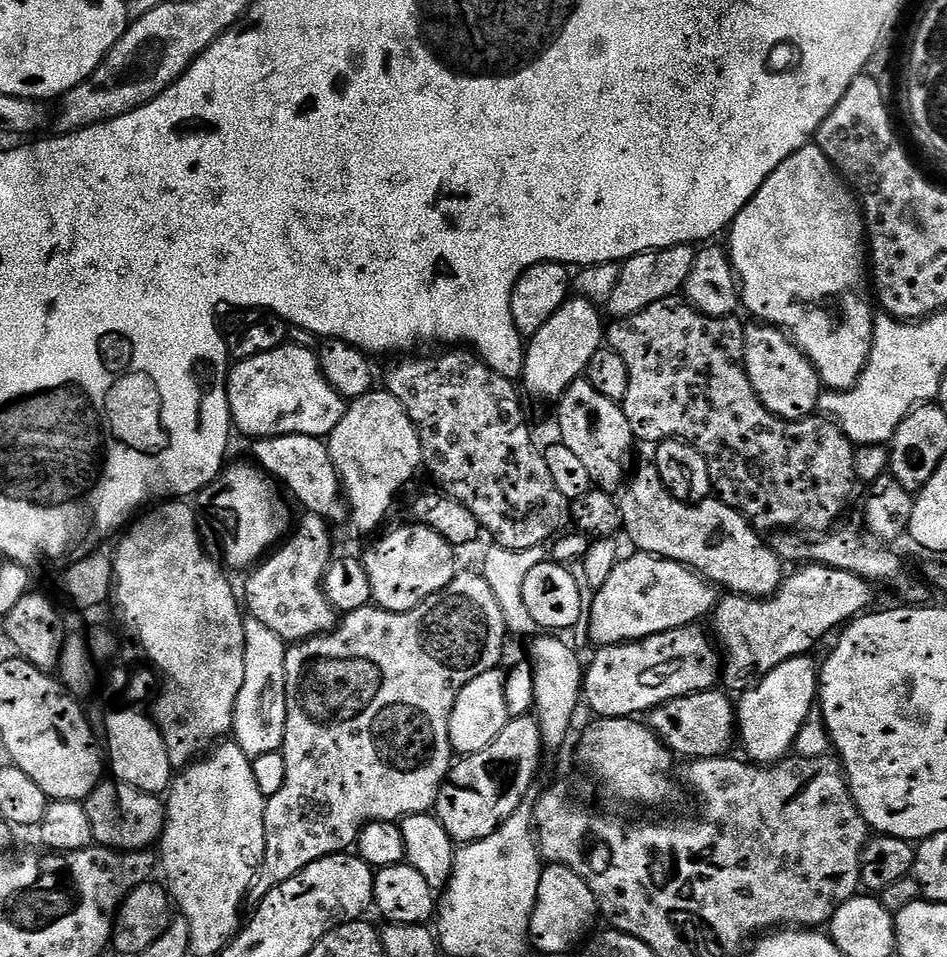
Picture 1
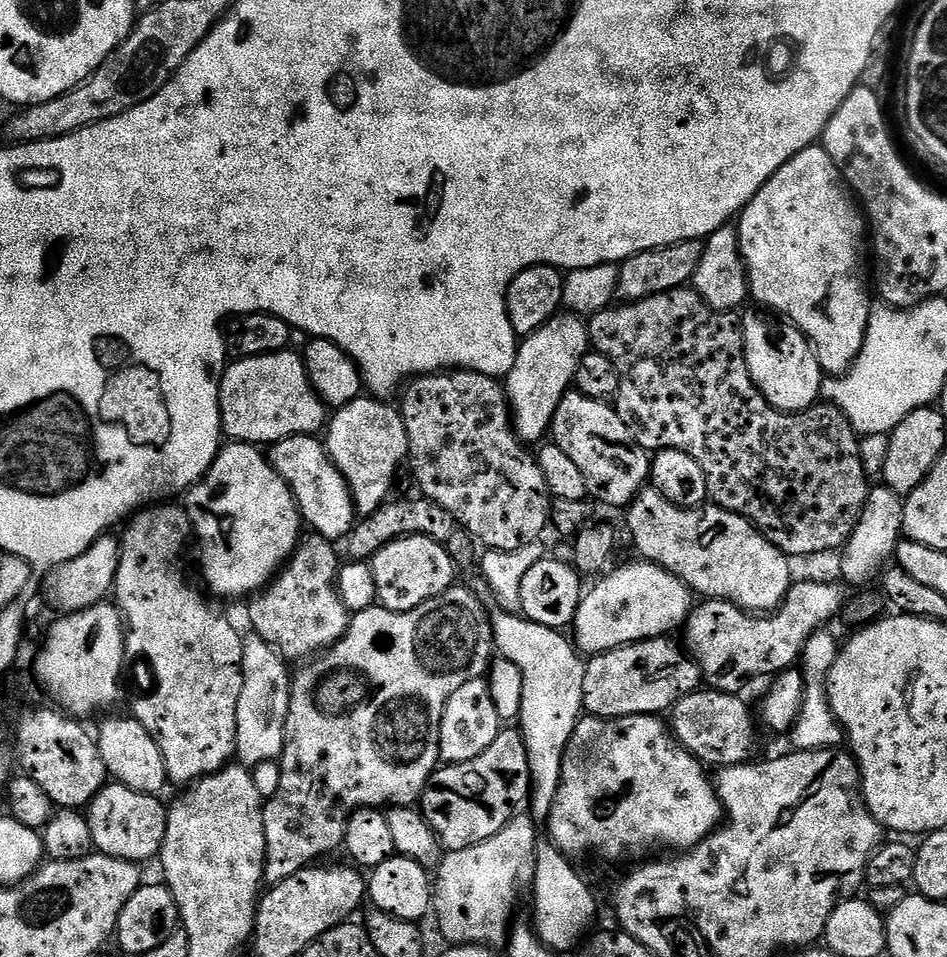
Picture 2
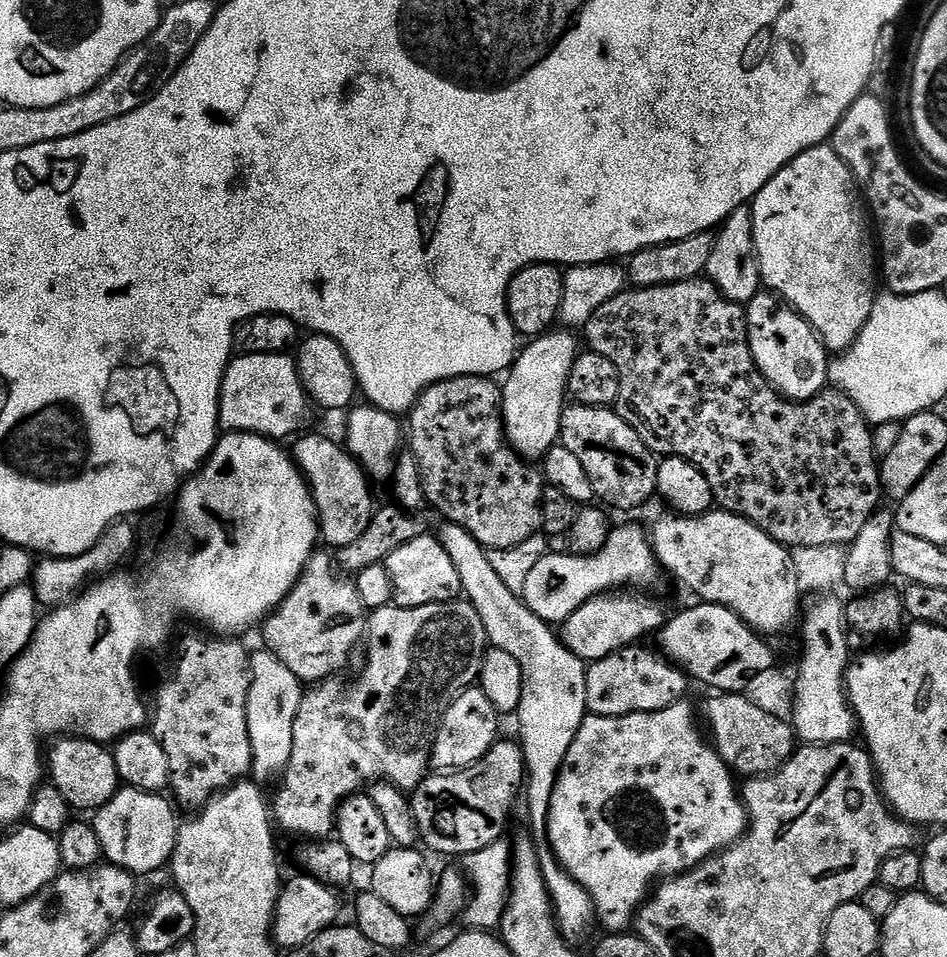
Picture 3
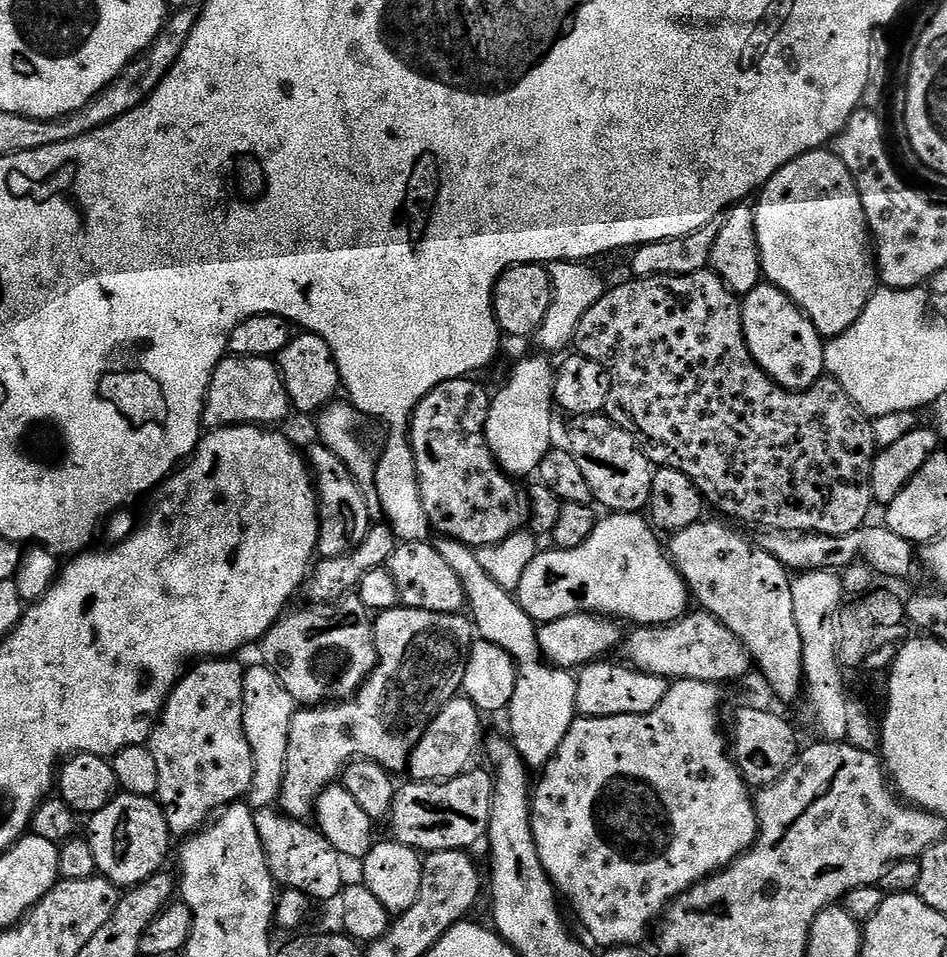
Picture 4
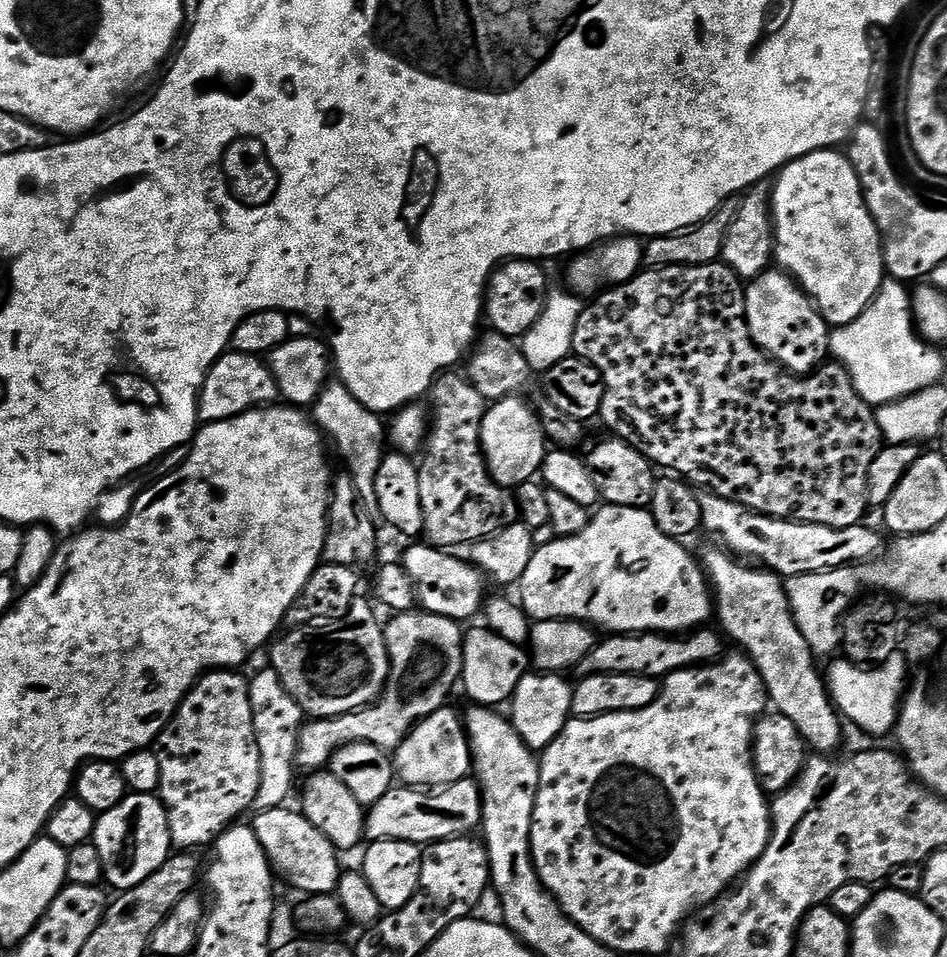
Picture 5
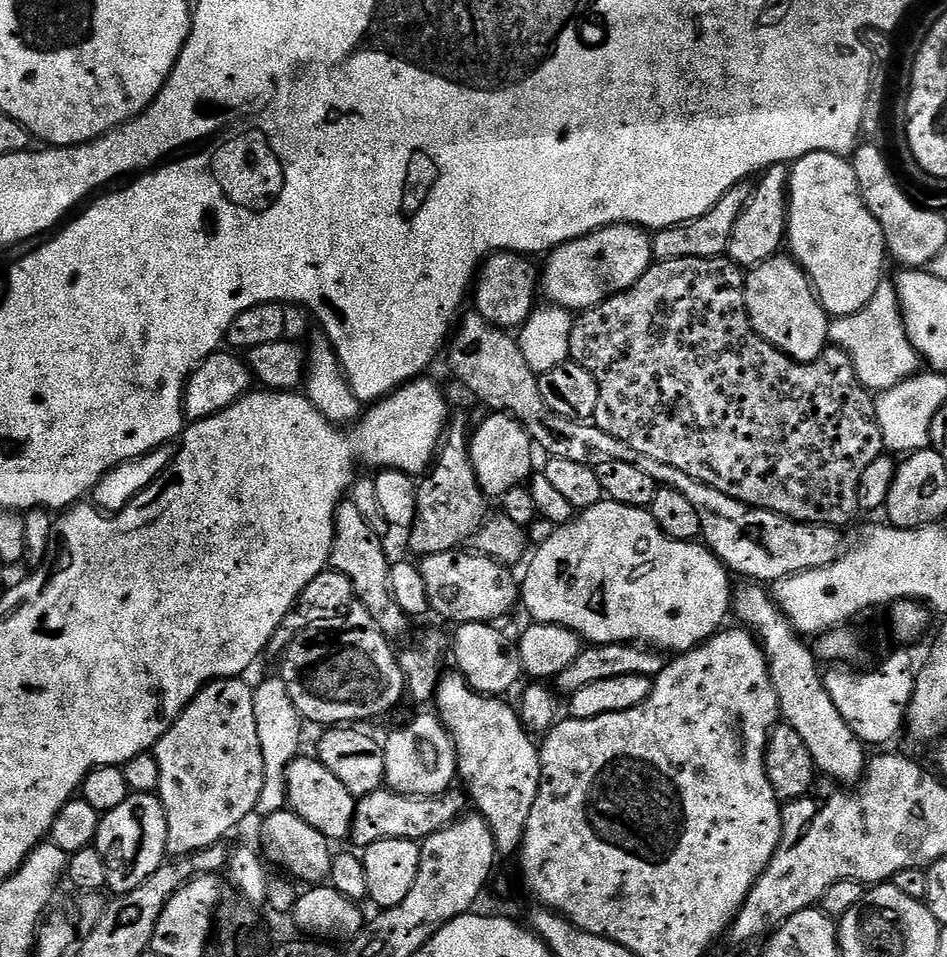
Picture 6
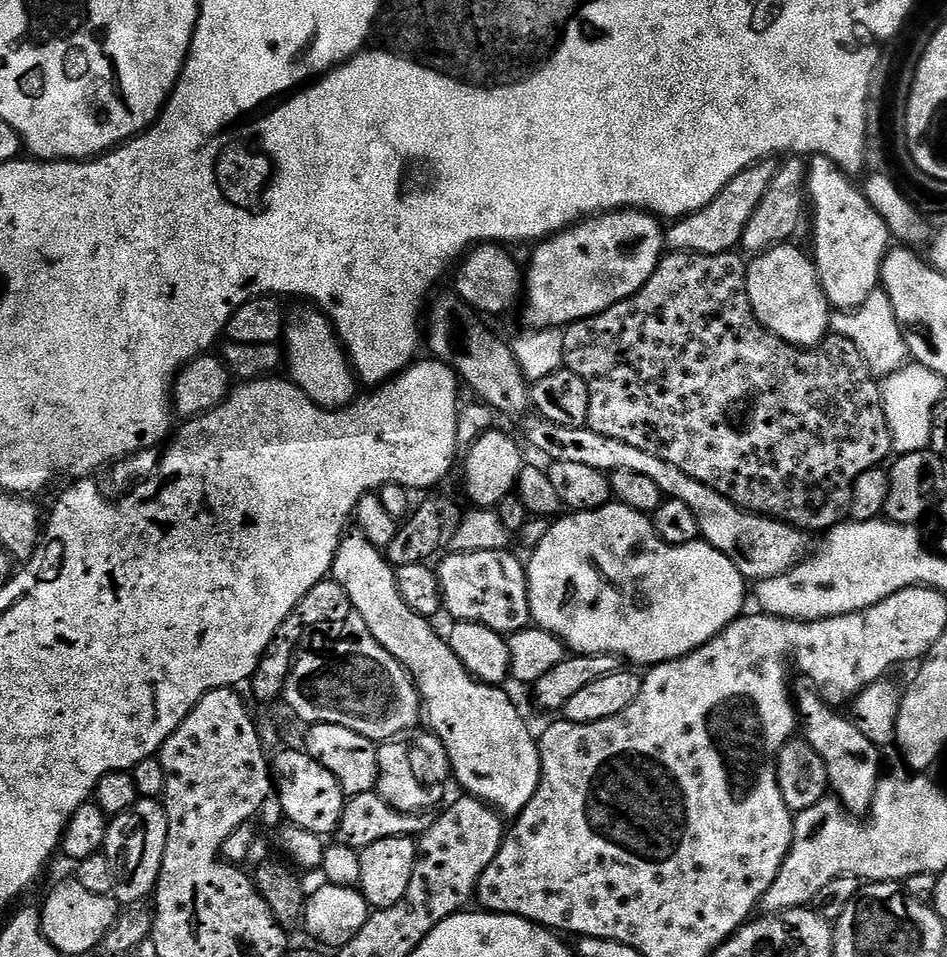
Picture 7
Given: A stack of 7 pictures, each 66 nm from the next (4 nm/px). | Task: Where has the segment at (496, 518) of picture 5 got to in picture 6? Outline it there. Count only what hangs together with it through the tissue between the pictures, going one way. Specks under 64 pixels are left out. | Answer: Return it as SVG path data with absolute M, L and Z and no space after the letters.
M455 420L447 425L435 461L427 475L419 481L416 490L416 517L408 532L408 548L416 558L457 551L463 545L460 544L463 540L468 542L473 539L490 516L489 497L478 486L470 458L470 428L462 421Z

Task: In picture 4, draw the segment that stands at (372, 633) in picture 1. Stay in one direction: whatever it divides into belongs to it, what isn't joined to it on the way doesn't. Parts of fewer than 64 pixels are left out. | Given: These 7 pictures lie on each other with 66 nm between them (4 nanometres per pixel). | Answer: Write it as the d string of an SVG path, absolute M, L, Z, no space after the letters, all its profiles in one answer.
M397 606L375 617L372 633L376 639L376 668L356 695L339 702L301 707L290 722L286 770L278 801L279 811L285 816L307 821L315 813L316 803L325 788L333 787L344 769L357 758L378 762L393 774L403 773L430 722L451 700L461 695L466 662L474 643L474 624L467 615Z

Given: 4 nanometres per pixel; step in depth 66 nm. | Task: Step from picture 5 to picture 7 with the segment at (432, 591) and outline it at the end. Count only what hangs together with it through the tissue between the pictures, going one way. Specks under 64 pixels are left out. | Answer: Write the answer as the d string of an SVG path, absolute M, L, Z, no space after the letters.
M482 550L481 552L452 552L441 564L438 564L440 577L440 595L442 608L449 612L453 621L478 622L490 626L490 630L501 634L520 632L533 623L528 597L528 570L523 559L512 553L512 550Z

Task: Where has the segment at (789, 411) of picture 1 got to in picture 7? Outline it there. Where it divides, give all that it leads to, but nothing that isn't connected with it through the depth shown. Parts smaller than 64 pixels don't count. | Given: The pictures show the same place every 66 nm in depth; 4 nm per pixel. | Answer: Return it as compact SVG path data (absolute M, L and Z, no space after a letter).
M795 243L775 244L755 257L746 268L746 290L748 301L758 318L758 322L778 338L799 348L812 348L822 343L830 332L830 305L820 285L815 263L807 251L795 248Z

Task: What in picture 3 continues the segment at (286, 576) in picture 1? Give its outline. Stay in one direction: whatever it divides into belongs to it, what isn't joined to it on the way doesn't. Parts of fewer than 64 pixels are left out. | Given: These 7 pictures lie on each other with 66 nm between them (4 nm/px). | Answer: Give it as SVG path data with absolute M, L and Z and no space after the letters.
M317 550L305 562L303 572L298 580L288 591L288 596L272 612L268 613L263 621L264 644L263 647L273 652L290 670L290 674L297 676L301 682L323 682L337 675L336 671L348 660L348 652L356 648L356 643L361 643L362 633L366 628L366 609L358 598L353 583L343 584L339 580L334 560L327 551Z

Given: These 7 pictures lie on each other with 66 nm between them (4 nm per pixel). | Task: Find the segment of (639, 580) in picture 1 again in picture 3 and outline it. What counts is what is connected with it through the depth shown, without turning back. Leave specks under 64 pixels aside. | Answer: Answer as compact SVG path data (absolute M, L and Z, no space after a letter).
M616 590L611 594L597 594L592 600L587 600L570 618L563 621L562 641L564 646L578 659L591 662L601 660L610 654L633 647L643 636L659 633L664 627L666 611L660 604L645 602L634 594Z

